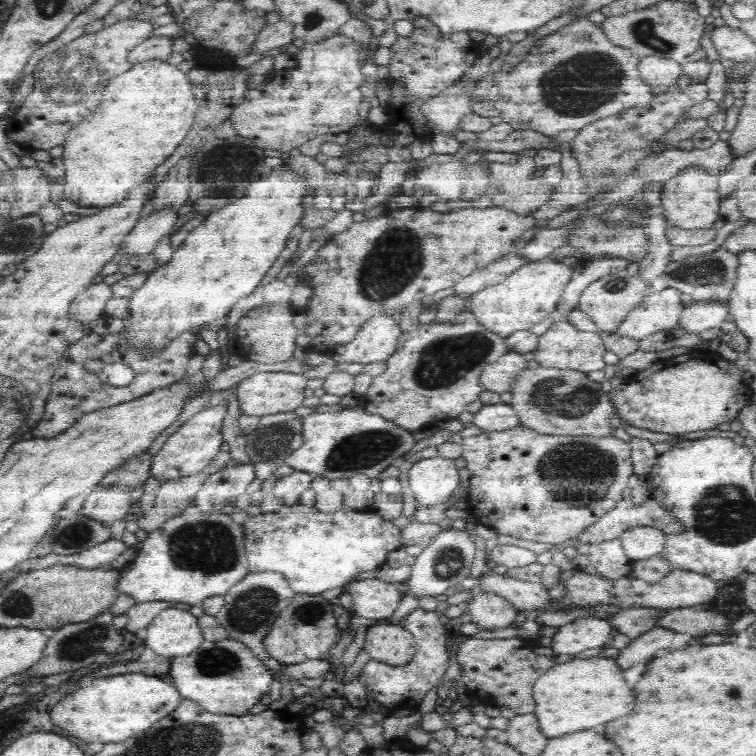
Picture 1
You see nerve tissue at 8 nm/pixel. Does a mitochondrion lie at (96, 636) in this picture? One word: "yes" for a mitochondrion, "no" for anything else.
yes

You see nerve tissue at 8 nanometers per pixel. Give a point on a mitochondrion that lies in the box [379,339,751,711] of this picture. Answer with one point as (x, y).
(582, 472)

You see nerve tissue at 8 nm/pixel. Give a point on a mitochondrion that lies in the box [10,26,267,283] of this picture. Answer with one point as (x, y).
(81, 59)

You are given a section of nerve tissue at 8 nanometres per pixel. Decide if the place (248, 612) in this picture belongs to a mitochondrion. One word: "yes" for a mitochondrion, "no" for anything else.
yes

